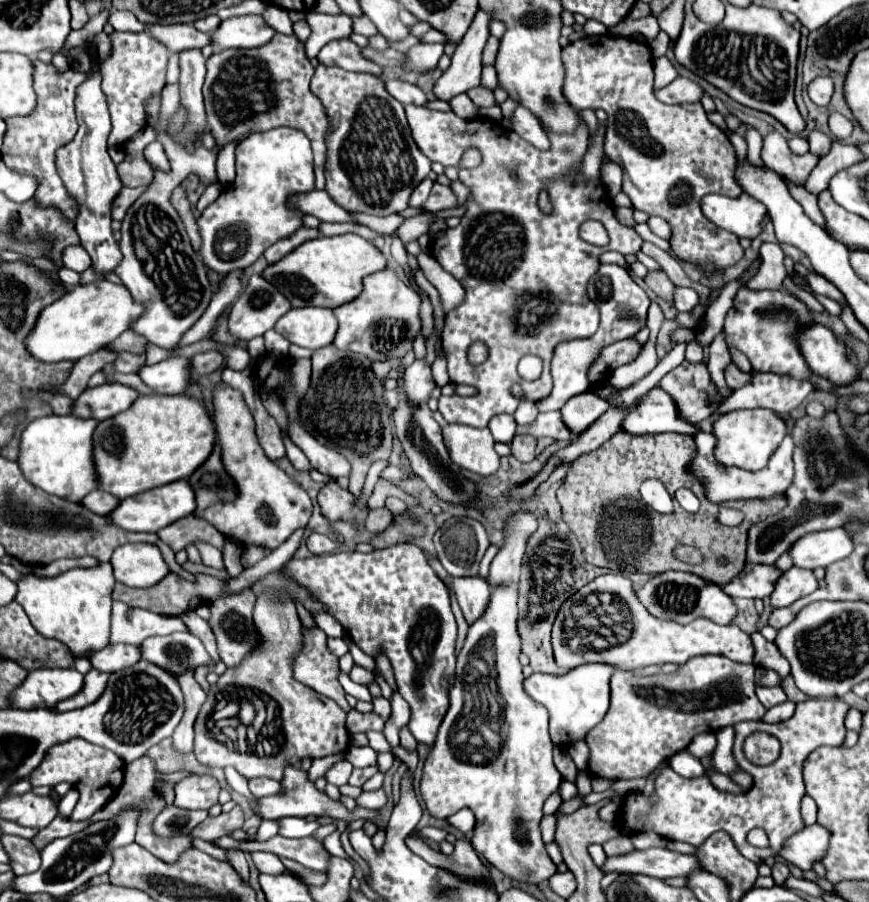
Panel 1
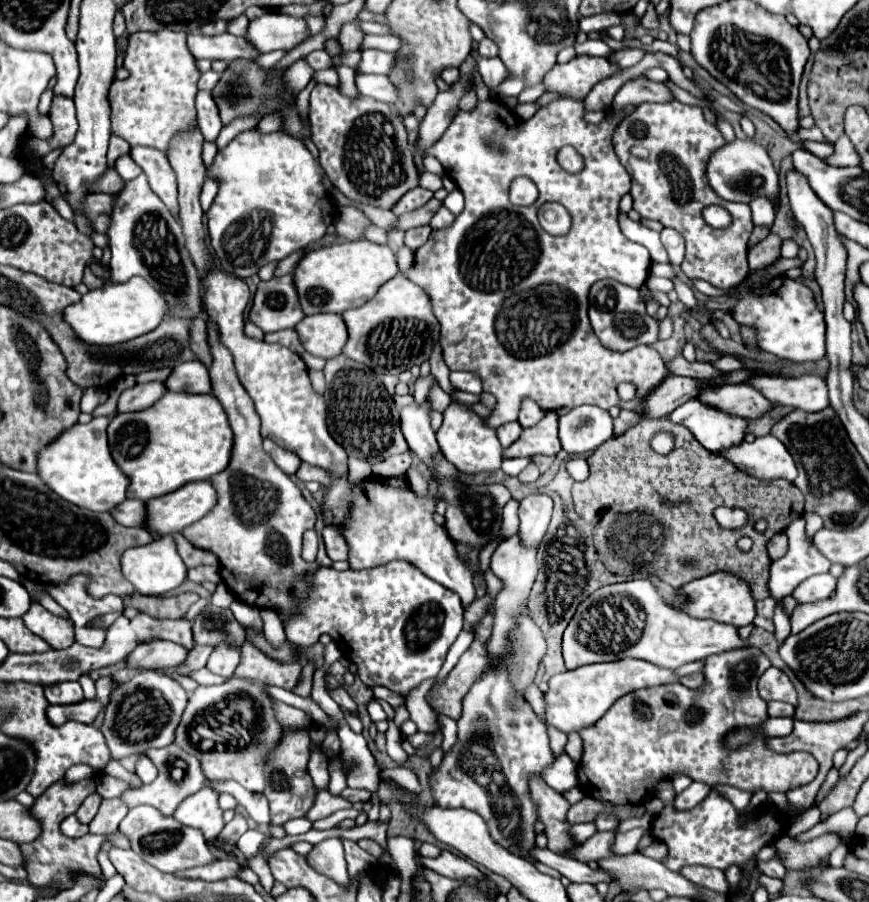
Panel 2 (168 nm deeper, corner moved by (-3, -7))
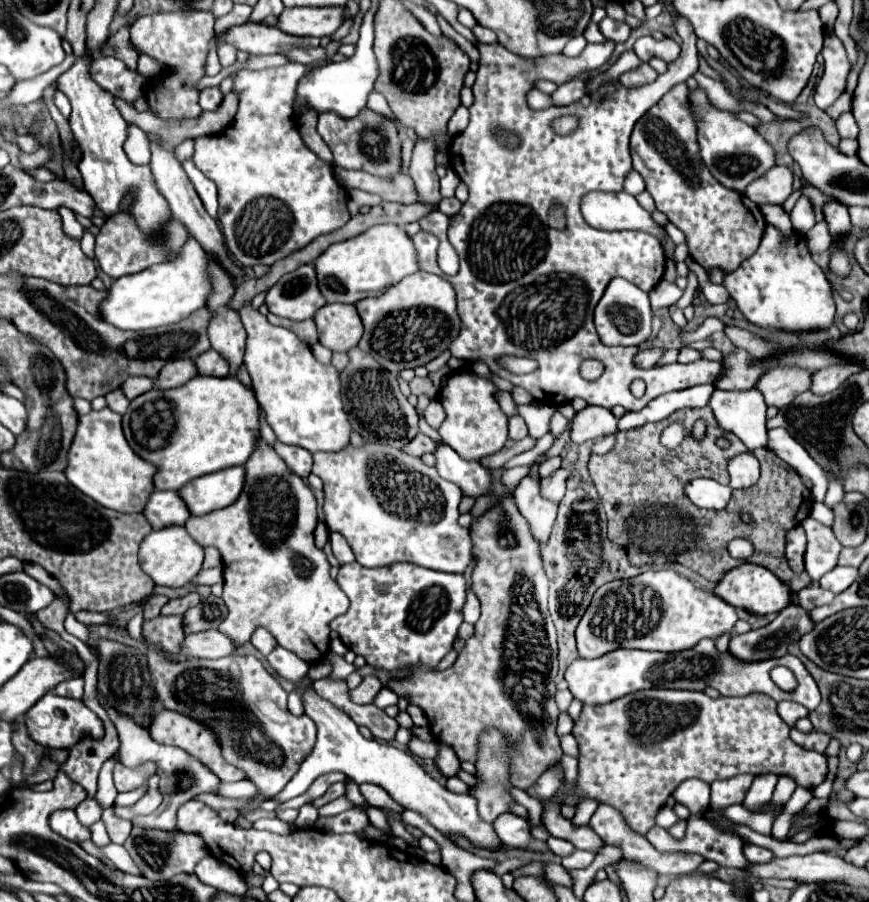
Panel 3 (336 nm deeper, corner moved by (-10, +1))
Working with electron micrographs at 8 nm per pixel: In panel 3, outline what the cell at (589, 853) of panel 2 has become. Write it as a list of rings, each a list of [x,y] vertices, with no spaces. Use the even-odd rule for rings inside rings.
[[[553,836],[547,840],[547,846],[549,846],[549,848],[551,848],[551,852],[553,852],[555,856],[559,856],[559,858],[569,856],[569,854],[571,854],[571,850],[573,850],[573,844],[569,844],[567,840],[553,838]]]

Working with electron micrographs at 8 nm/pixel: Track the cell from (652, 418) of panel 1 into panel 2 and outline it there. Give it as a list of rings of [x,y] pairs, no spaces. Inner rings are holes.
[[[688,400],[668,414],[674,424],[688,428],[694,438],[710,452],[730,448],[732,444],[742,442],[746,420],[728,416],[698,400]]]

